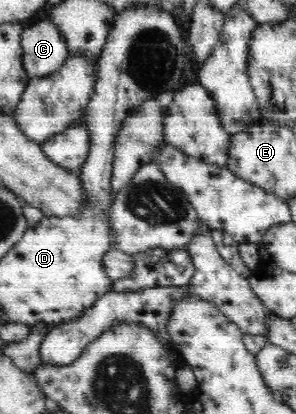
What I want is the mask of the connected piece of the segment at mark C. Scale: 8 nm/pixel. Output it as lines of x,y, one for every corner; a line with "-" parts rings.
50,20
25,28
20,45
23,67
30,78
54,74
70,57
68,43

